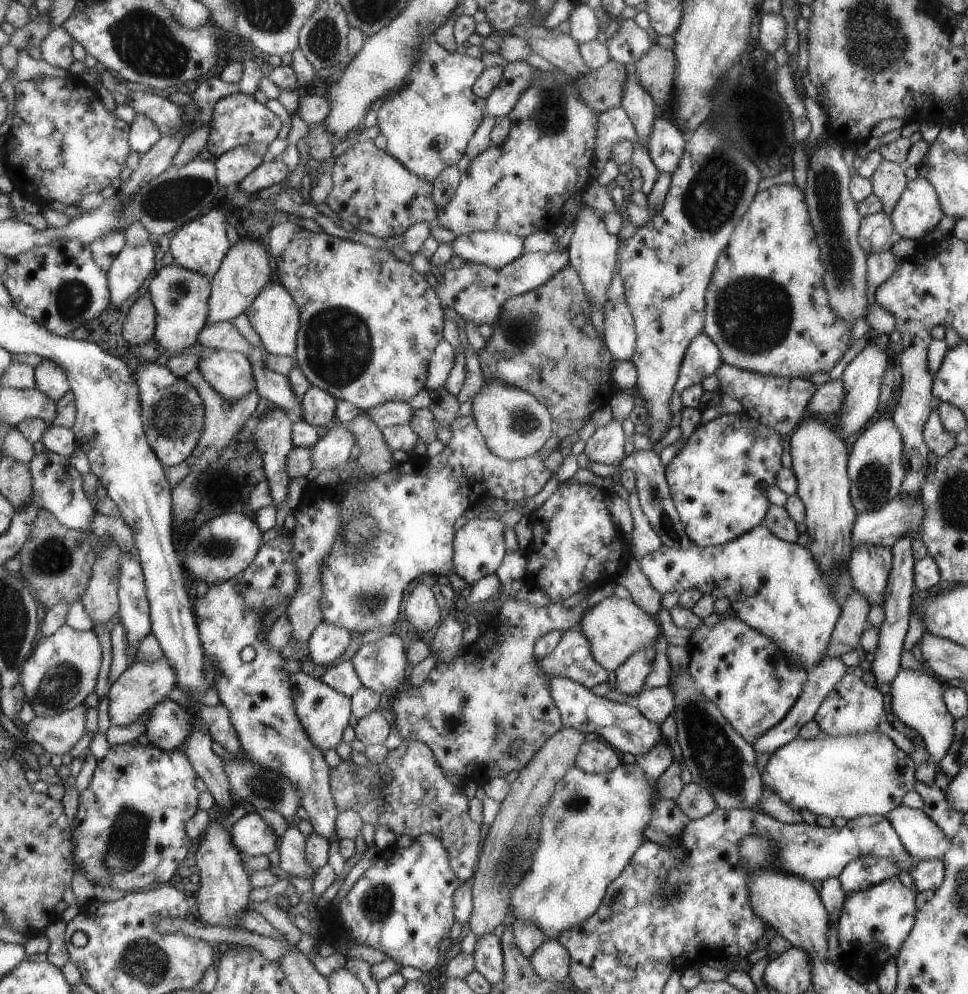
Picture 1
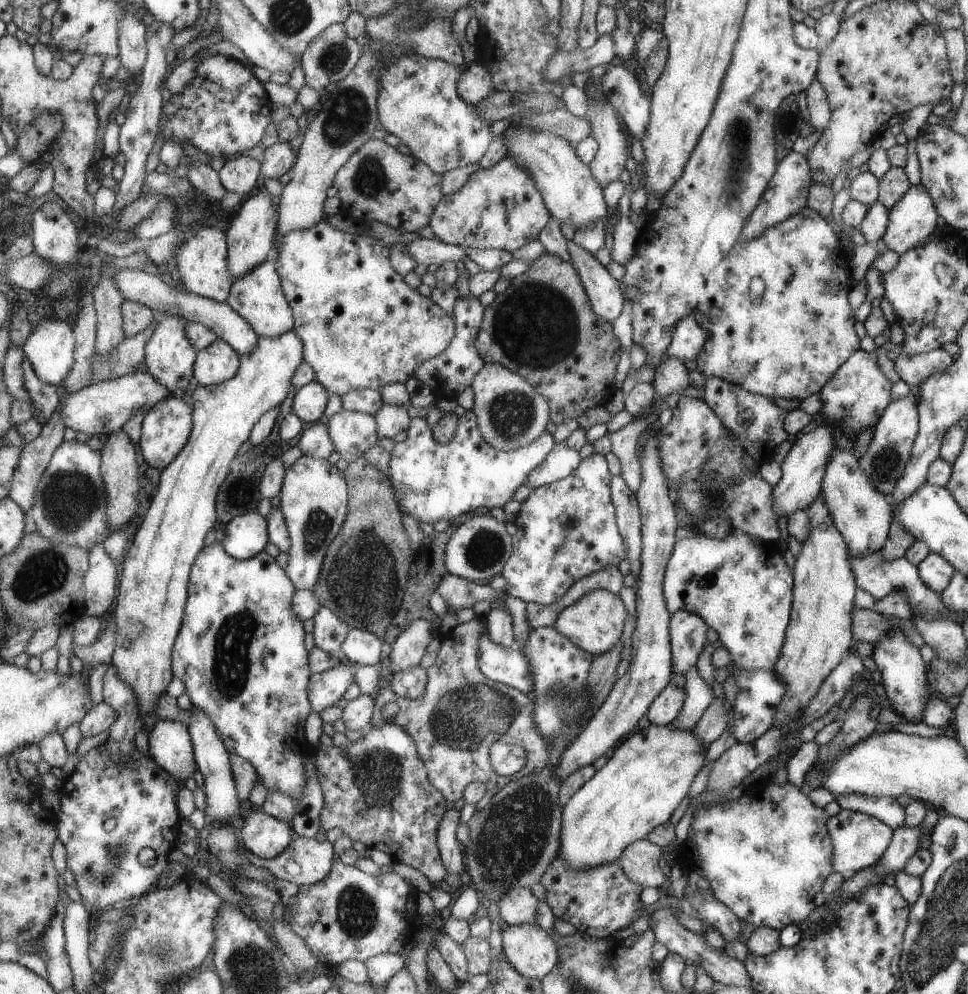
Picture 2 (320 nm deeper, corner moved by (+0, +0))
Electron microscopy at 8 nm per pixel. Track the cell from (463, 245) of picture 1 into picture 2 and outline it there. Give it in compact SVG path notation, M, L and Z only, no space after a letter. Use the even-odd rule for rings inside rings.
M420 237L414 242L407 243L407 250L409 254L413 254L417 263L425 264L427 267L431 264L441 266L448 262L464 262L468 257L467 250L463 246L446 244L440 239L427 240Z

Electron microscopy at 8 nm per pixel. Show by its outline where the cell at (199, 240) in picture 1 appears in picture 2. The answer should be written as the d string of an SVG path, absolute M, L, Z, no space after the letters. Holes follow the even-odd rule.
M201 227L178 247L177 266L183 287L193 294L225 303L234 284L229 274L228 235L219 227Z

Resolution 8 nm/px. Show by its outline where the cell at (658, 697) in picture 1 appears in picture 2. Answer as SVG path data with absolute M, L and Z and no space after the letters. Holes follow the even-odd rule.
M665 686L660 694L653 700L649 706L648 712L644 715L651 725L665 726L669 725L675 716L680 714L684 702L684 692L677 686Z

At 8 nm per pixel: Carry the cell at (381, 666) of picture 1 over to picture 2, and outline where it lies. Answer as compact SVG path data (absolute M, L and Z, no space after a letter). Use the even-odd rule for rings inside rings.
M351 629L342 651L352 663L378 666L384 640L369 630Z

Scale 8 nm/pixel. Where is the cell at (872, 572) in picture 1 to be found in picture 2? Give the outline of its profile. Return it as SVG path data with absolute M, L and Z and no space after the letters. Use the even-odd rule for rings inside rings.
M833 450L831 460L825 466L824 480L820 494L828 507L833 526L848 546L848 553L859 558L859 554L869 554L882 550L891 529L892 514L888 498L877 492L856 457L847 450Z

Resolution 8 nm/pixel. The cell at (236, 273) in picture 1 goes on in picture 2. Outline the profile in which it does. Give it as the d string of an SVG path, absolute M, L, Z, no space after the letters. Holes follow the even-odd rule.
M267 191L259 192L255 196L247 199L238 210L234 212L229 225L228 248L229 248L229 274L233 282L245 278L251 270L267 262L269 252L273 249L273 244L278 242L277 220L280 214L277 214L277 206L273 202L273 196Z

